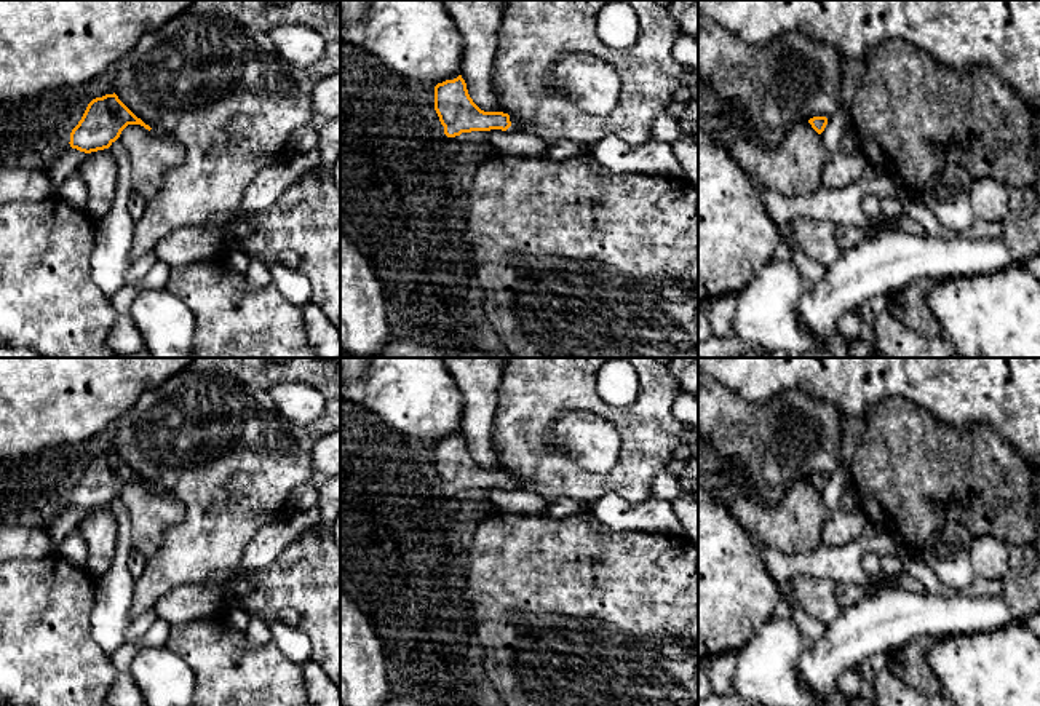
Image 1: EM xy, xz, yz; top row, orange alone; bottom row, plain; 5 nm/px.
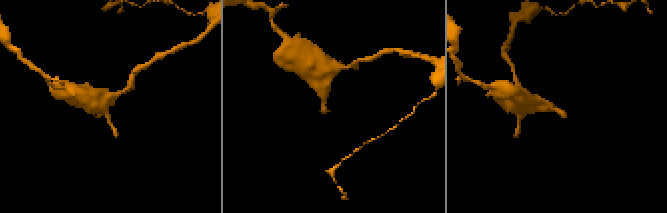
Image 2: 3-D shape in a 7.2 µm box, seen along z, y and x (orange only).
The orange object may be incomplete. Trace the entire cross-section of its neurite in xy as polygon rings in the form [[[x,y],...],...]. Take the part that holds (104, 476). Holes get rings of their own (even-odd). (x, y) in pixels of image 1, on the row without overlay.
[[[113,452],[93,457],[78,482],[70,490],[70,505],[85,511],[109,506],[128,482],[141,482],[152,487],[137,476],[120,457]]]

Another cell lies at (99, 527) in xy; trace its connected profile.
[[[109,506],[86,511],[78,524],[89,551],[88,572],[97,580],[112,565],[115,557],[118,524]]]

